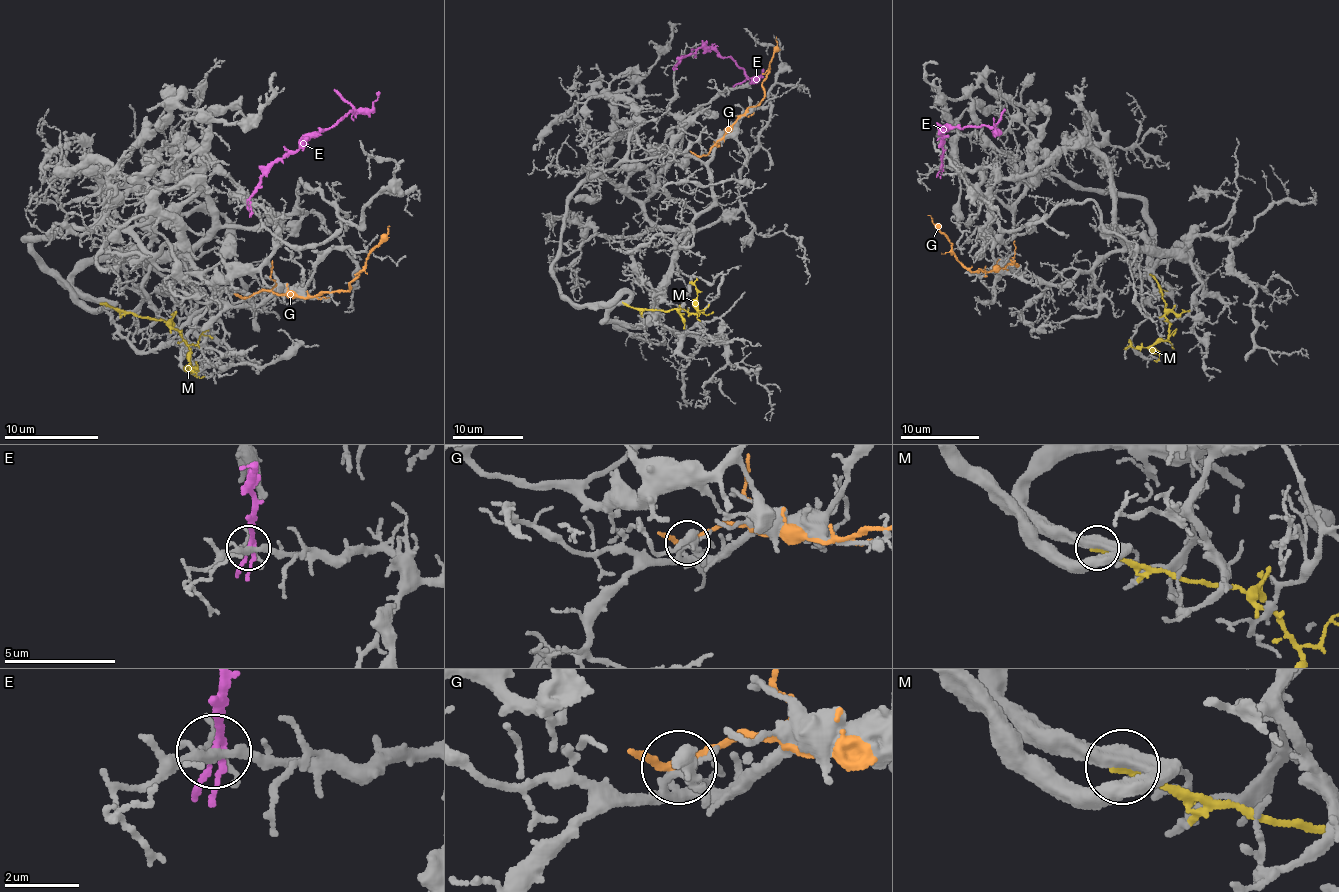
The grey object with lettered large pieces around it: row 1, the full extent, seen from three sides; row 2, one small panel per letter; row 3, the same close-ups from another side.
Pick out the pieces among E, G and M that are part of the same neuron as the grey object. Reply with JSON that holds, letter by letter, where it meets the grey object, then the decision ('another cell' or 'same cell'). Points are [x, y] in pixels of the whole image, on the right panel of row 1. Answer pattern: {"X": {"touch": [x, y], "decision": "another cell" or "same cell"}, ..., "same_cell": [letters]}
{"E": {"touch": [941, 167], "decision": "same cell"}, "G": {"touch": [1016, 267], "decision": "another cell"}, "M": {"touch": [1153, 275], "decision": "another cell"}, "same_cell": ["E"]}

